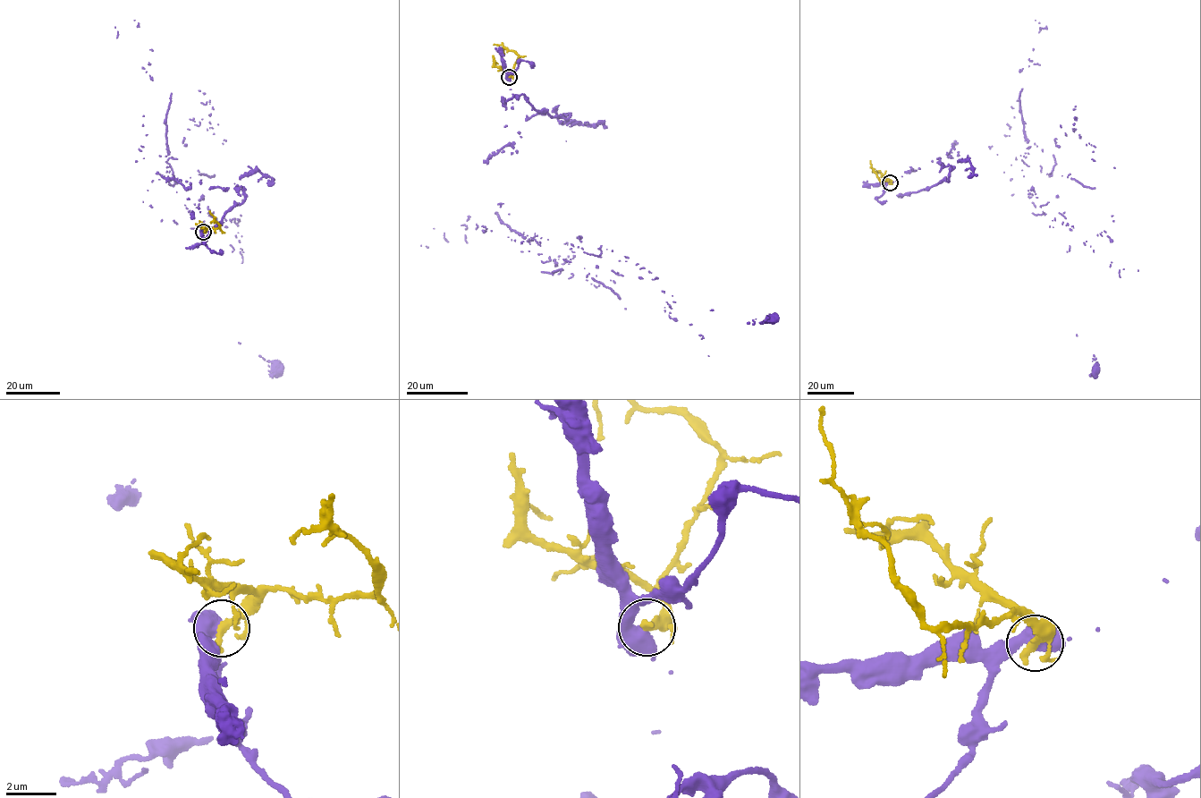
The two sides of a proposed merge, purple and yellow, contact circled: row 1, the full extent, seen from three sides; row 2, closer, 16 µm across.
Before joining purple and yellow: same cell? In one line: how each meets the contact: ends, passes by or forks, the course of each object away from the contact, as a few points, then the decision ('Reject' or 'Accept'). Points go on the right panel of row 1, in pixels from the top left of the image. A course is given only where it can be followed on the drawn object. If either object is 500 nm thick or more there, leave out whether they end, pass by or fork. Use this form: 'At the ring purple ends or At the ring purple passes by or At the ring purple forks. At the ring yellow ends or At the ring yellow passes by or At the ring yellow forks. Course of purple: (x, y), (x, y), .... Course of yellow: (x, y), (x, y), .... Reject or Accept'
At the ring purple forks. At the ring yellow passes by. Course of purple: (890, 182), (902, 196), (948, 182), (938, 158), (958, 143), (1020, 156), (1096, 372). Course of yellow: (890, 182), (888, 179), (880, 181), (871, 167), (870, 160). Reject

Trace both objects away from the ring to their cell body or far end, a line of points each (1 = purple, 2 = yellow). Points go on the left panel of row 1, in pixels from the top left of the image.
1: (203, 232), (198, 244), (243, 189), (156, 174), (223, 222), (238, 342), (279, 369)
2: (203, 232), (209, 227), (220, 228), (209, 211)

